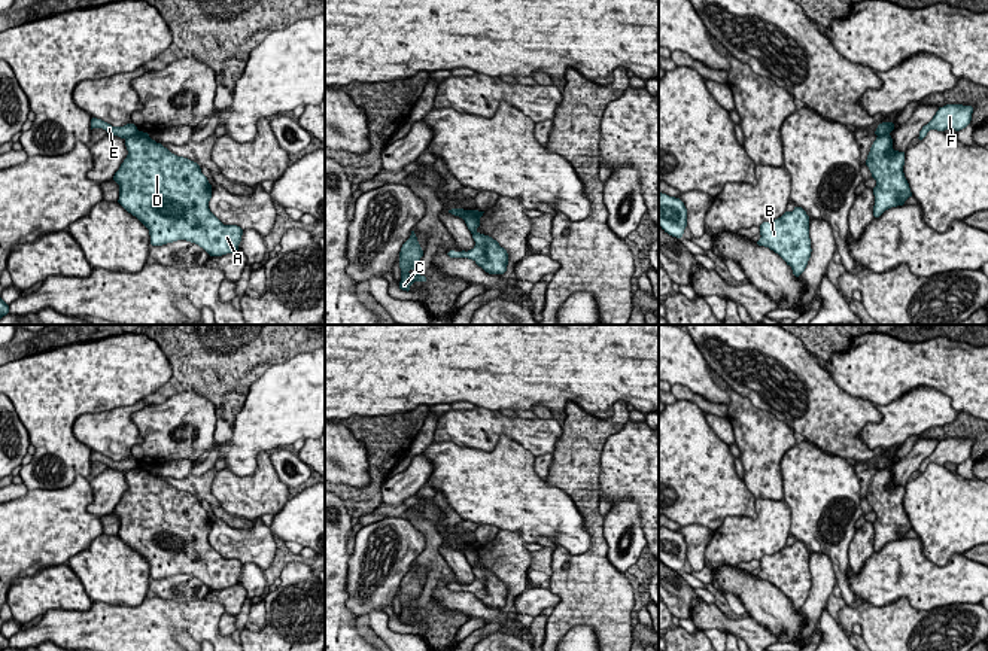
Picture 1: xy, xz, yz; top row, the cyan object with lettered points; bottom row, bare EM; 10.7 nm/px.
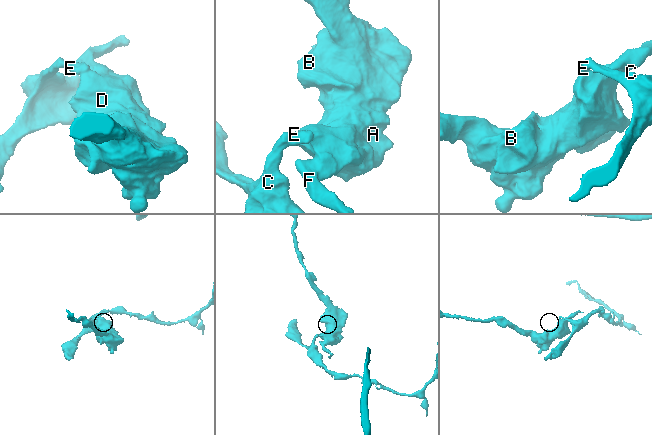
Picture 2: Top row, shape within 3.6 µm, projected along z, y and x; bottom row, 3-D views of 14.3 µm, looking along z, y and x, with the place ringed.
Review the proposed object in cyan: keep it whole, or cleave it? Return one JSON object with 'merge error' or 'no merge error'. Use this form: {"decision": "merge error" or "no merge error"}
{"decision": "merge error"}

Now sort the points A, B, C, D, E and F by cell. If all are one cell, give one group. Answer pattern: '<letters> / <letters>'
A B D F / C E

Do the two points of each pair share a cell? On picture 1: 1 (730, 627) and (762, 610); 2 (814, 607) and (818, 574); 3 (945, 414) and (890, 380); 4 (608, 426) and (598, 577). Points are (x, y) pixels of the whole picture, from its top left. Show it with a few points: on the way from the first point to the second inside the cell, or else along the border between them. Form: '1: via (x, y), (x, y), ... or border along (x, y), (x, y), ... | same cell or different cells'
1: border along (747, 615), (774, 635) | different cells
2: via (817, 599), (818, 581) | same cell
3: border along (944, 392), (915, 386), (876, 405) | different cells
4: via (589, 464), (589, 492), (593, 496), (596, 540) | same cell

